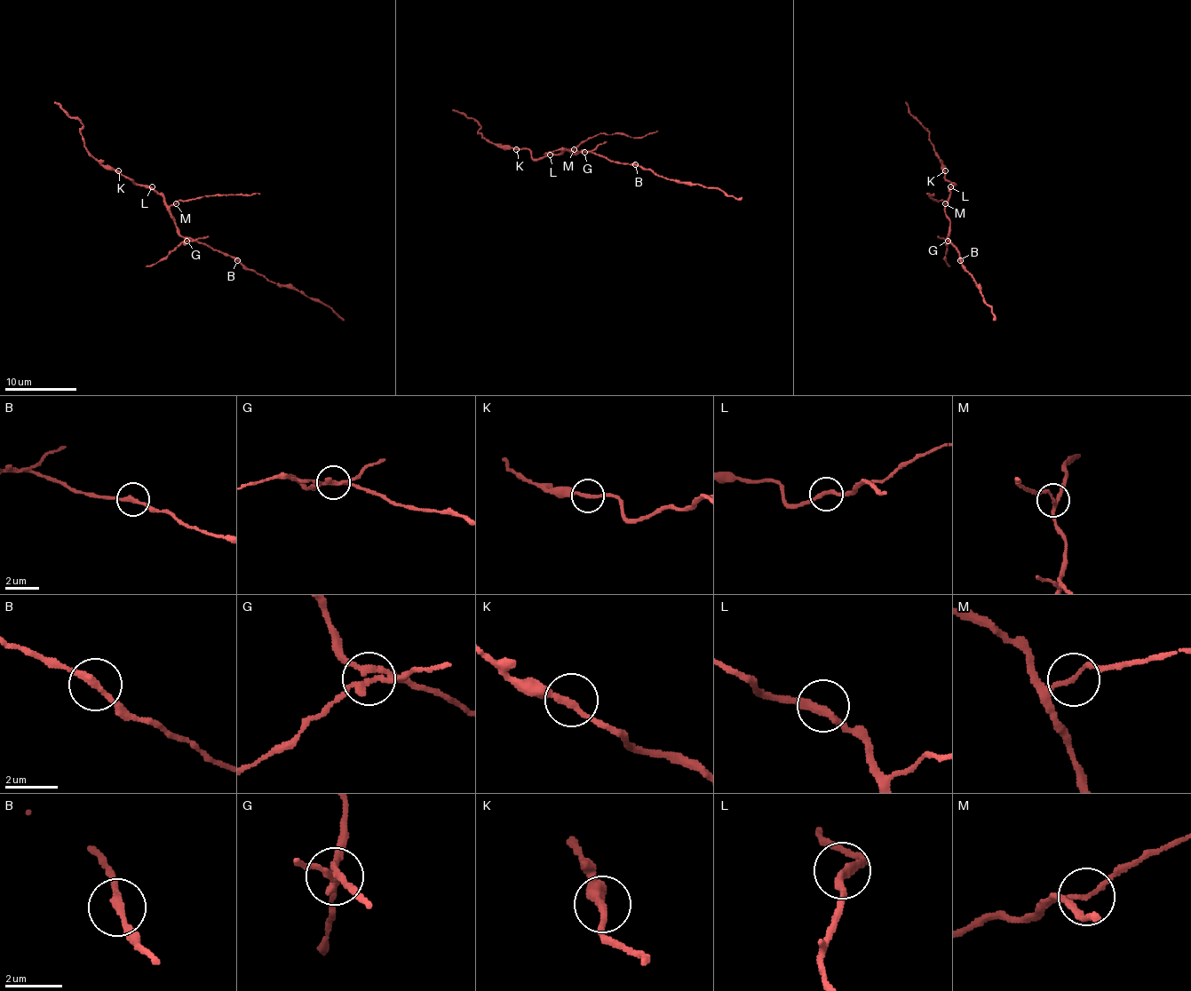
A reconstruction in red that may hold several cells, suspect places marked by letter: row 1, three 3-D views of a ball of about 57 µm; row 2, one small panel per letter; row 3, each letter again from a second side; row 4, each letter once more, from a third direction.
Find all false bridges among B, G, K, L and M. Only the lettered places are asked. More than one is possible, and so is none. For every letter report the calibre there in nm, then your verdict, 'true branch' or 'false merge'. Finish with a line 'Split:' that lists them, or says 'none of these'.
B: 240 nm thick; true branch
G: 240 nm thick; false merge
K: 220 nm thick; true branch
L: 260 nm thick; true branch
M: 150 nm thick; false merge
Split: G, M

